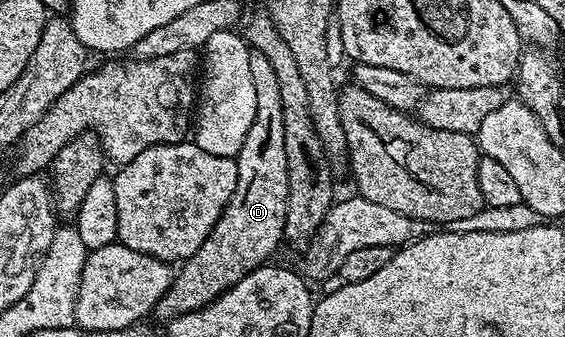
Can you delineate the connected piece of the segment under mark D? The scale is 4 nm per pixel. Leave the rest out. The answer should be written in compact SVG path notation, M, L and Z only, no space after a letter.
M250 50L251 82L255 85L255 119L247 129L247 141L235 156L237 180L235 193L223 209L215 229L207 233L207 241L195 249L191 258L176 268L173 283L157 302L156 317L172 321L178 315L198 311L231 289L247 273L266 266L285 239L287 217L287 149L283 149L283 105L279 98L279 81L271 61L263 53Z

